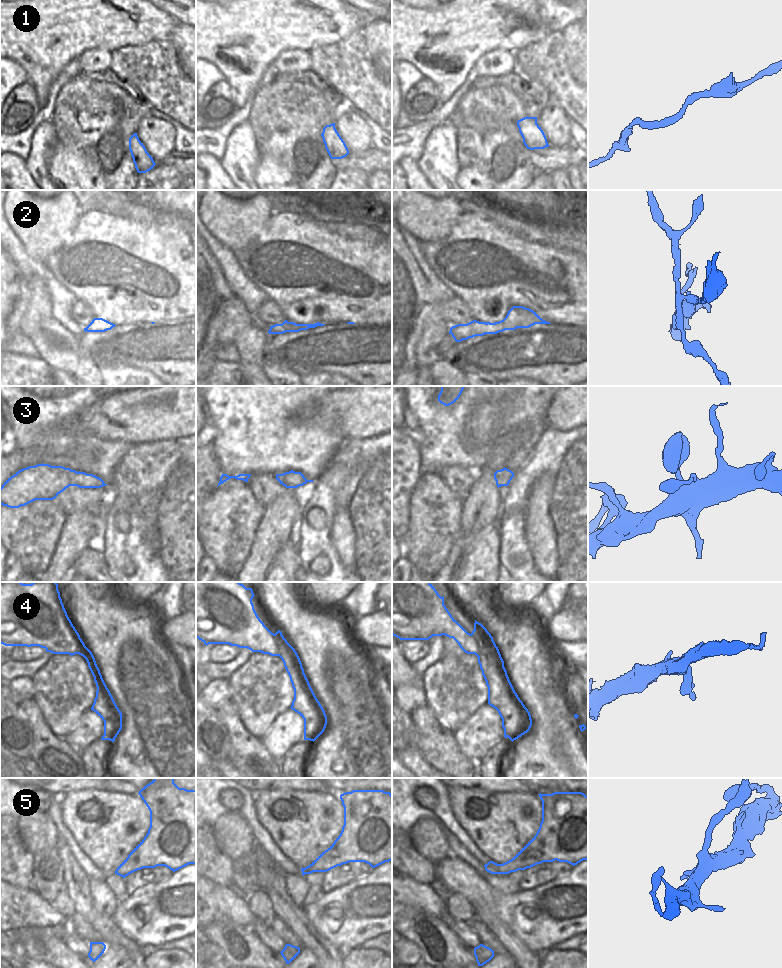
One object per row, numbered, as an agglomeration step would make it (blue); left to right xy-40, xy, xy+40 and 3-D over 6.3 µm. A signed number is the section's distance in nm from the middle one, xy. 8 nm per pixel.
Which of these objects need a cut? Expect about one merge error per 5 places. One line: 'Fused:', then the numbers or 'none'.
Fused: 2

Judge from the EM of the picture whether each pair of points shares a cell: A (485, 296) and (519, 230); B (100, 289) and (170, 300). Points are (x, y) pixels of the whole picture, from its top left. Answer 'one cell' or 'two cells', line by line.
A: one cell
B: one cell

